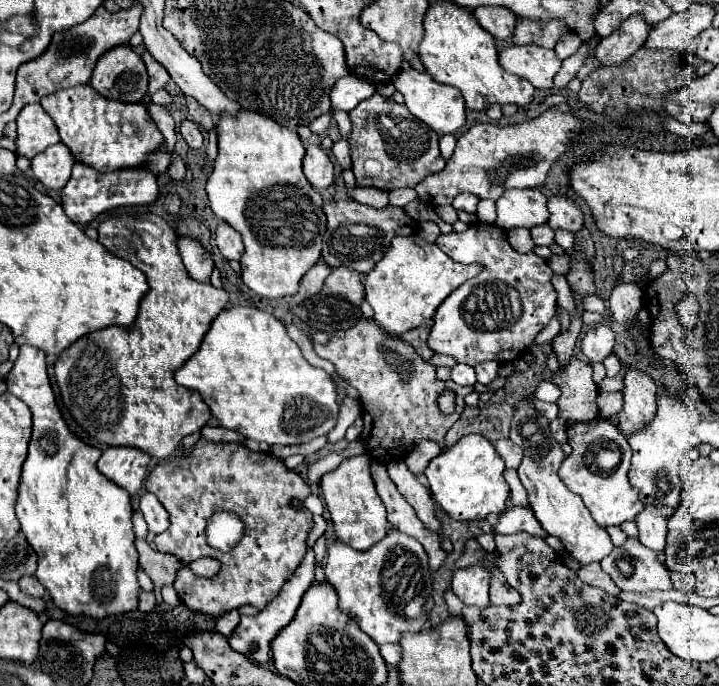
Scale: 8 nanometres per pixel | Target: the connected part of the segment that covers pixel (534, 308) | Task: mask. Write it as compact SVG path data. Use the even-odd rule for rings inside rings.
M471 224L465 232L441 234L435 244L455 262L483 262L485 270L471 282L453 290L447 302L433 316L427 346L435 354L453 356L457 362L475 366L477 362L513 362L535 336L551 322L557 306L557 292L551 284L553 272L547 260L535 254L519 254L507 242L503 228L495 224Z

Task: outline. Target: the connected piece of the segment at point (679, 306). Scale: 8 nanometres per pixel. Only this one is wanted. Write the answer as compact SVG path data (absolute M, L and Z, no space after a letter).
M687 294L685 298L681 298L677 304L675 304L675 312L679 316L679 322L681 326L693 334L693 330L697 328L699 324L699 300L693 296L693 294Z

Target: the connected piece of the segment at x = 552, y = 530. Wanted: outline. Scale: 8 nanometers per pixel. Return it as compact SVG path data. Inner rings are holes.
M525 398L517 404L515 416L511 420L509 440L515 442L523 450L523 460L521 460L521 466L517 468L517 472L519 472L521 484L527 490L531 510L533 510L535 518L539 520L541 528L549 536L559 538L563 542L565 550L571 554L571 558L575 562L579 562L579 566L587 566L591 562L601 562L613 550L611 538L599 524L595 524L589 510L583 506L583 500L577 494L571 494L571 490L567 490L567 486L563 486L563 482L559 482L557 472L559 472L561 462L565 460L565 454L549 430L549 420L541 418L537 414L537 410L529 404L529 400L531 398Z

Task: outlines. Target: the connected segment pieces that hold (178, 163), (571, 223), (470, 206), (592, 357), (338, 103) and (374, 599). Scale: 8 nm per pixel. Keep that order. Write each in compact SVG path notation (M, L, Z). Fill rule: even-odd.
M173 154L173 156L171 156L169 176L171 176L173 180L181 180L181 178L185 176L185 164L183 164L183 160L181 160L177 154Z
M551 196L547 208L551 212L547 222L551 228L565 228L571 230L573 234L577 234L583 228L583 212L571 198Z
M465 192L465 194L459 194L459 196L453 200L453 208L455 208L455 210L465 210L465 212L469 212L469 214L475 214L475 212L477 212L477 202L479 202L477 196Z
M597 324L583 336L581 350L589 358L589 362L603 362L613 352L613 344L615 336L611 328L605 324Z
M355 74L343 76L331 88L331 110L351 112L361 100L371 98L375 94L375 86L365 78L357 78Z
M395 528L387 530L385 538L365 552L357 552L353 548L345 546L341 540L335 540L327 552L325 576L327 576L327 582L333 584L333 588L337 590L339 608L345 614L349 614L359 624L359 628L369 638L373 638L379 646L387 644L387 642L397 644L403 632L419 632L425 626L429 612L433 608L433 604L429 604L431 572L429 572L429 564L427 564L427 552L415 538L403 534L401 530L395 530Z

